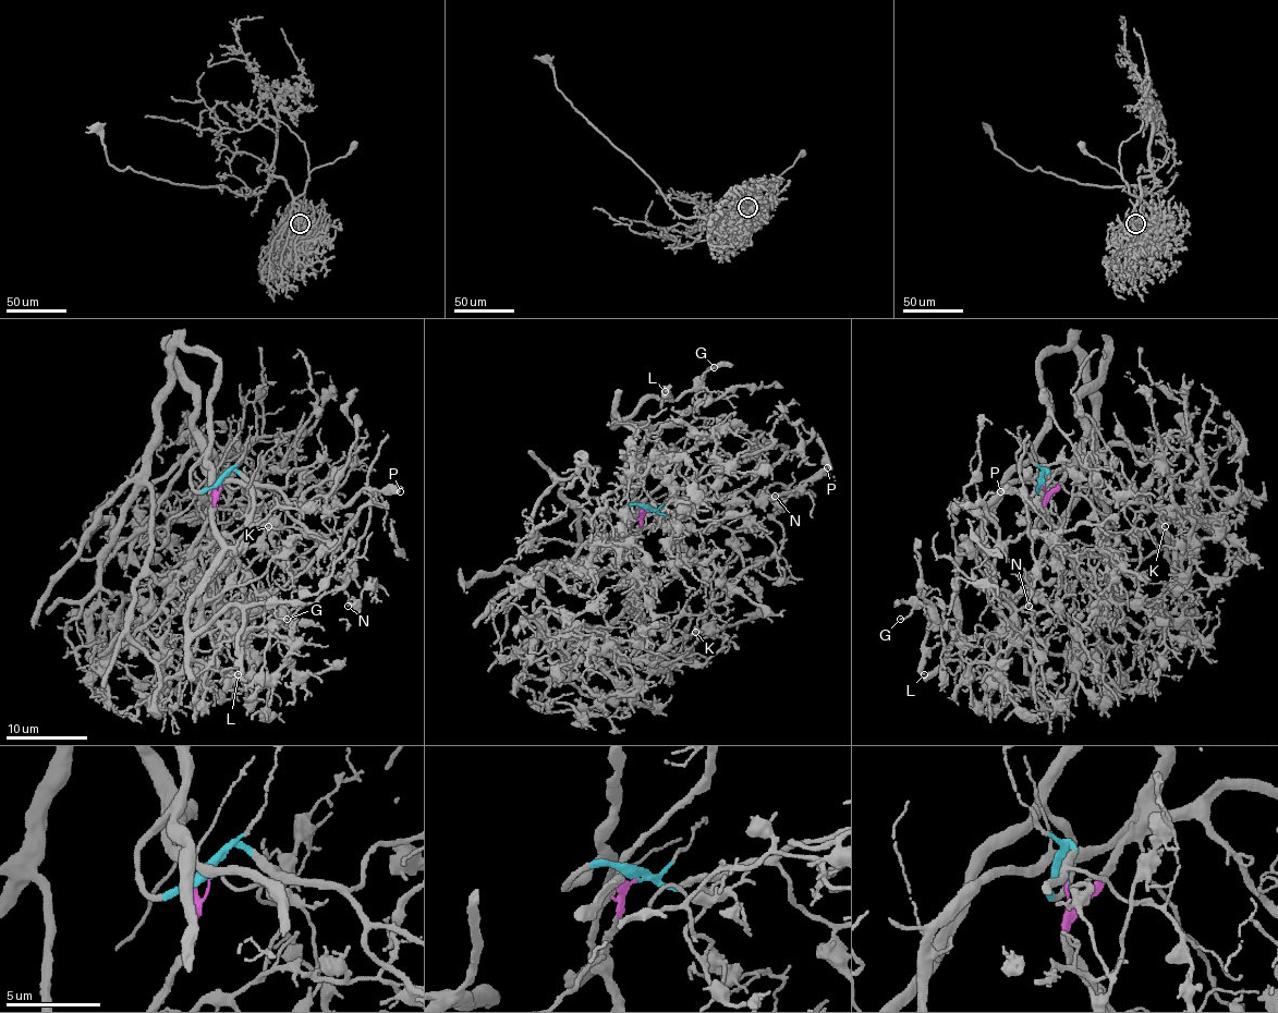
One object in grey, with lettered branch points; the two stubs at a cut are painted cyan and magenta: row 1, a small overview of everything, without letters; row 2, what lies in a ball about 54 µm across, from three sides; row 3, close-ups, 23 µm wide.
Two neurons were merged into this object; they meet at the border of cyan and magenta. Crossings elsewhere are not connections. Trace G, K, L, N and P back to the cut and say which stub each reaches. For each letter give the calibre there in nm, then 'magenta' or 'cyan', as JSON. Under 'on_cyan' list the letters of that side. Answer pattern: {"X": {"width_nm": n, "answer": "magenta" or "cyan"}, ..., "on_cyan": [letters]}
{"G": {"width_nm": 100, "answer": "cyan"}, "K": {"width_nm": 120, "answer": "magenta"}, "L": {"width_nm": 240, "answer": "cyan"}, "N": {"width_nm": 130, "answer": "cyan"}, "P": {"width_nm": 400, "answer": "cyan"}, "on_cyan": ["G", "L", "N", "P"]}

